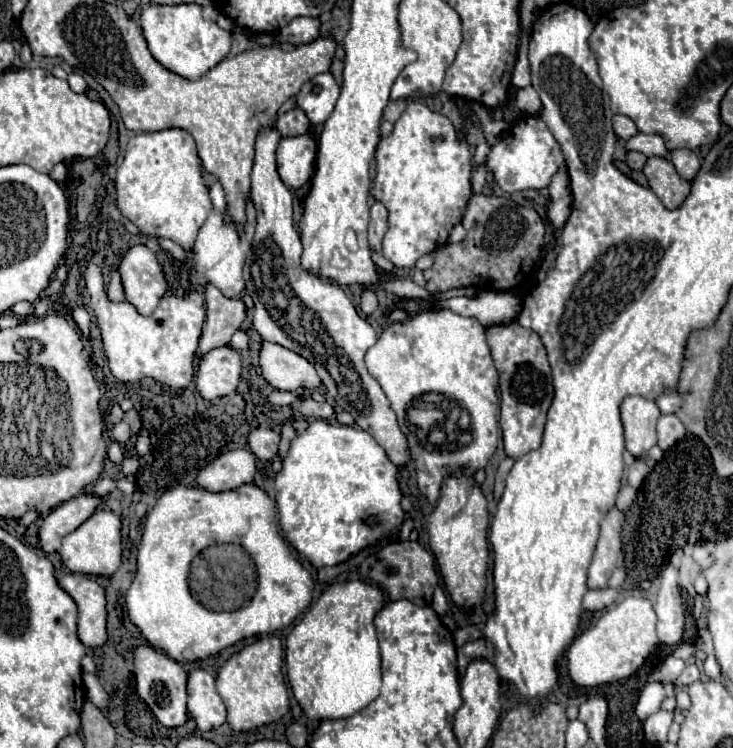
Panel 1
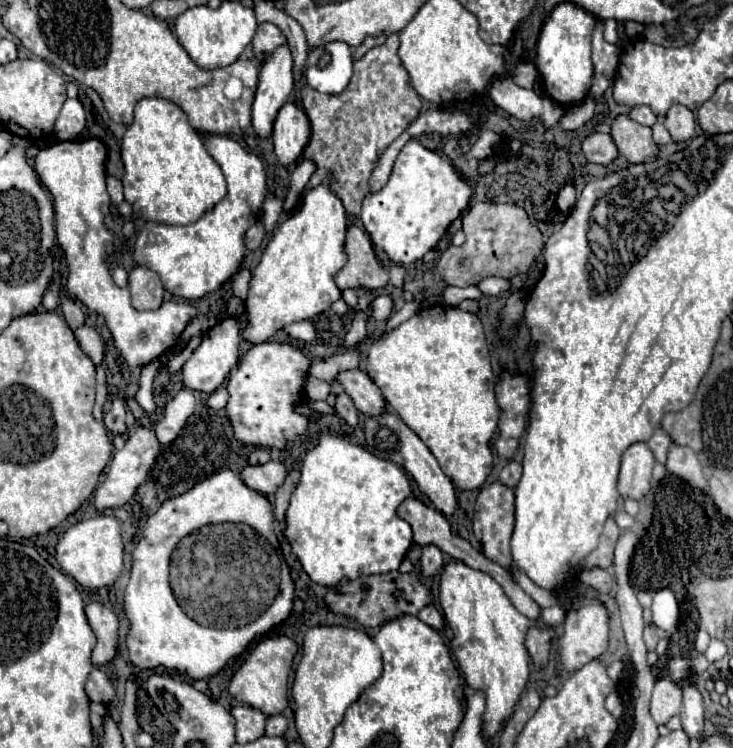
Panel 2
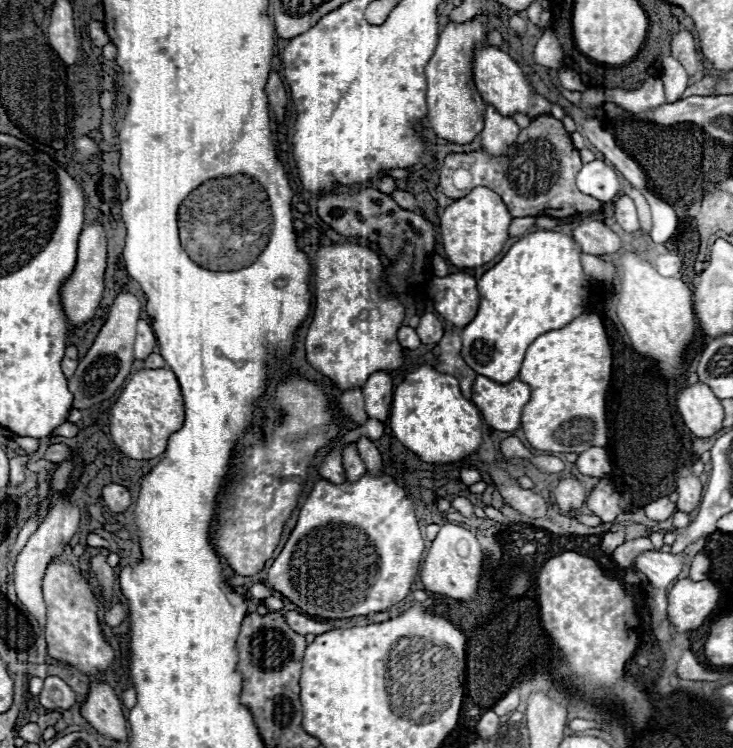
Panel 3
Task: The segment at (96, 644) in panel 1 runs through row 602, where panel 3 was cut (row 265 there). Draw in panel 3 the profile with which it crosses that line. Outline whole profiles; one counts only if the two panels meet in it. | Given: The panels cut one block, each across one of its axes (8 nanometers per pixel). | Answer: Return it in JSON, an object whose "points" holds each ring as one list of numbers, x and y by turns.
{"points":[[94,220,88,226,84,226,80,234,76,268,62,288,62,306,72,328,84,324,94,316,94,310,98,308,104,292,104,268,106,268,106,228,98,220]]}

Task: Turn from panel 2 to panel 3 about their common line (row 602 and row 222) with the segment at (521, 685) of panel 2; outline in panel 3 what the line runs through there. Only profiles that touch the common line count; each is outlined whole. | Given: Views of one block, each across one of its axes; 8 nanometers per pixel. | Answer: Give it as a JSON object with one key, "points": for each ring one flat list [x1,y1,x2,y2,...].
{"points":[[476,186,464,198,454,200,440,216,440,232,444,250,450,262,458,268,476,268,500,254,508,240,508,228,514,218,510,216,502,198,486,186]]}

